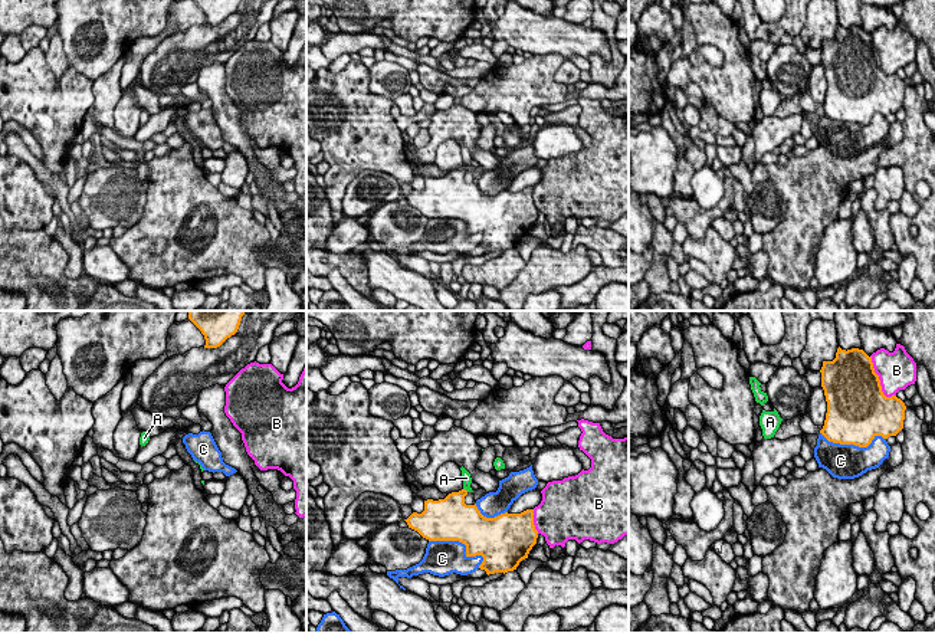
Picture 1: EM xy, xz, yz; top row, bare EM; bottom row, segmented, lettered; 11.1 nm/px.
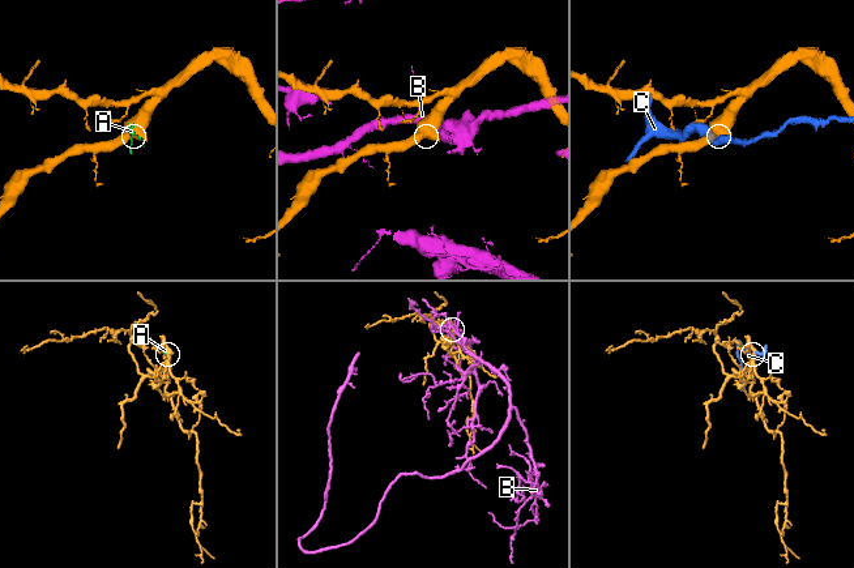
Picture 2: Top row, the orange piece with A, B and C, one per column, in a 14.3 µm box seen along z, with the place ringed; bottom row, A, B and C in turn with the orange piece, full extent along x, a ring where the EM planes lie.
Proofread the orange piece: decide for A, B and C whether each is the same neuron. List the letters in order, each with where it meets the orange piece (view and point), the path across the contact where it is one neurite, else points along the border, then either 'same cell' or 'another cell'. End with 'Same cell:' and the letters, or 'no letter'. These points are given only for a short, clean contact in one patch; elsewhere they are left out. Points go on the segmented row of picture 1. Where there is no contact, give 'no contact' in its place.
A: meets orange in xz at (465, 489); border along xz (463, 488), (468, 491); another cell
B: meets orange in yz at (879, 380); another cell
C: meets orange in xz at (461, 541); another cell
Same cell: no letter

